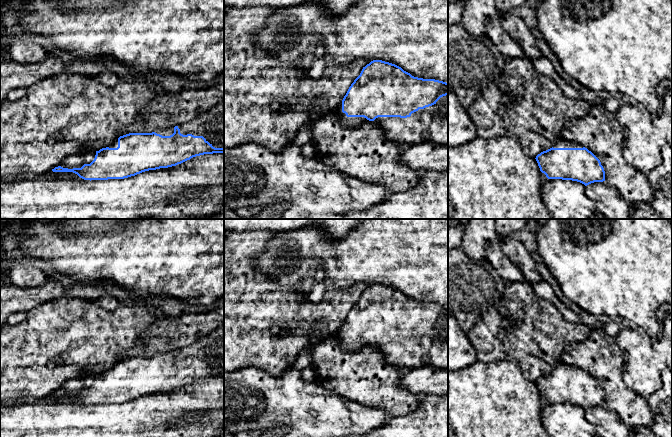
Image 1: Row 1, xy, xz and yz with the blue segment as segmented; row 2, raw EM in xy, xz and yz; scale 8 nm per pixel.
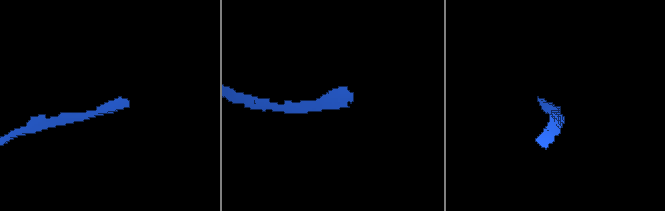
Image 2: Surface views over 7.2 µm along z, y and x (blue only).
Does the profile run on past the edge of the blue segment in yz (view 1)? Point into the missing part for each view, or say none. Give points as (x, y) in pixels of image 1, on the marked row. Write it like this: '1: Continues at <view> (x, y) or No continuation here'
1: Continues at yz (561, 143)

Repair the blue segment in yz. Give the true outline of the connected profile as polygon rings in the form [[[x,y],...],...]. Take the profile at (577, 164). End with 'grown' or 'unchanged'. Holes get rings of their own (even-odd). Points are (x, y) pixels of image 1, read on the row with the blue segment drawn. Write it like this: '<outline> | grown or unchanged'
[[[564,138],[535,159],[540,171],[548,179],[572,180],[585,186],[605,181],[605,171],[600,160],[587,148]]] | grown

